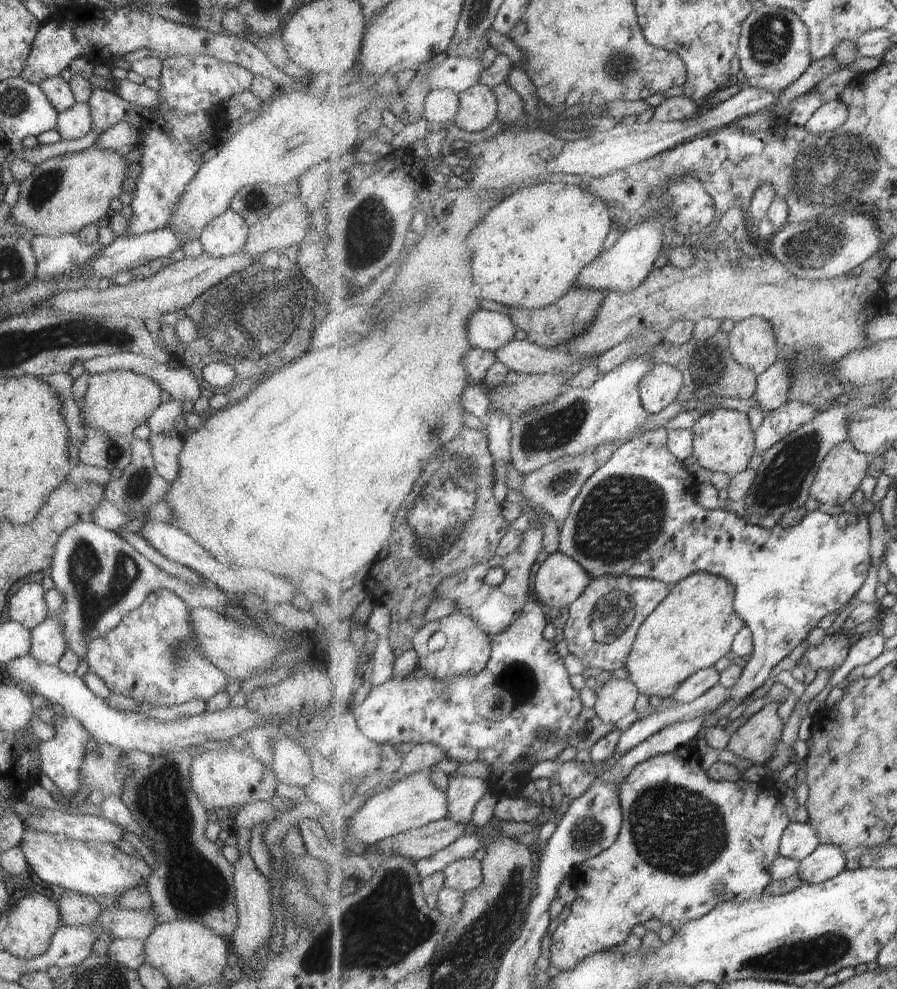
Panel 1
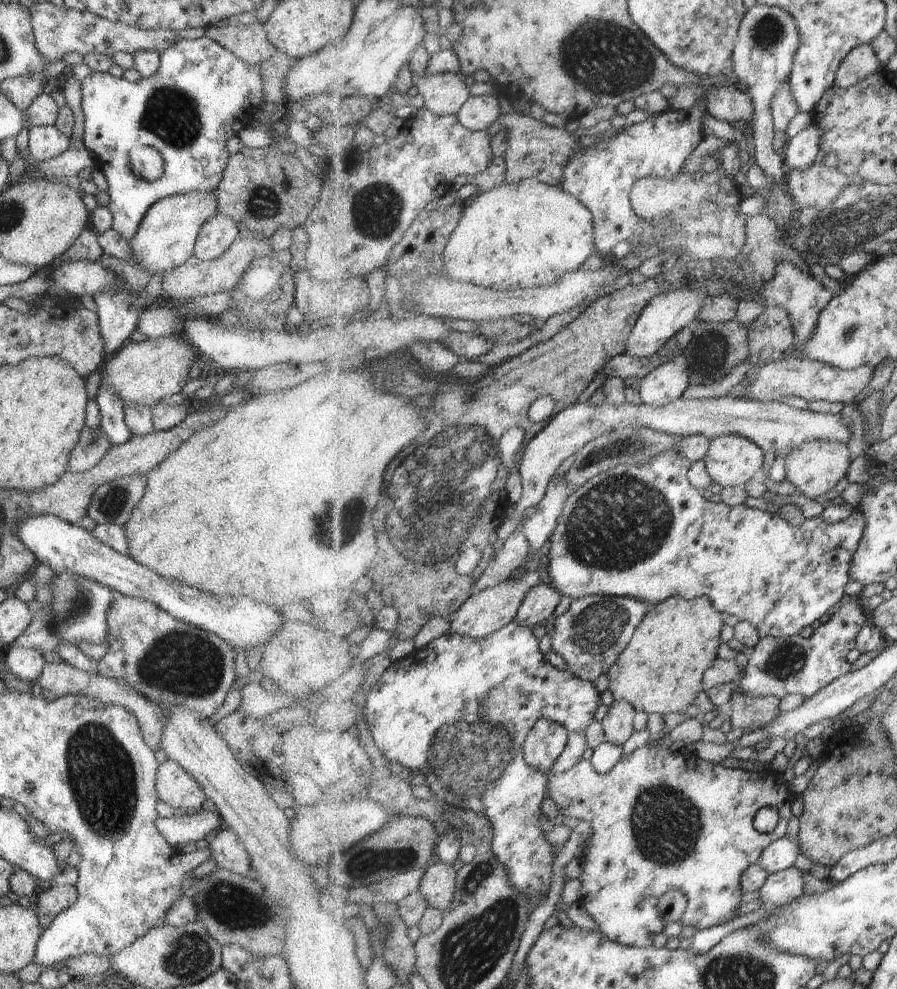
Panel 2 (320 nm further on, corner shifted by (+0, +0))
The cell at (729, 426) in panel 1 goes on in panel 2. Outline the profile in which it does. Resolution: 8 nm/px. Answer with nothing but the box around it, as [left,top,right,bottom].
[704,435,765,487]

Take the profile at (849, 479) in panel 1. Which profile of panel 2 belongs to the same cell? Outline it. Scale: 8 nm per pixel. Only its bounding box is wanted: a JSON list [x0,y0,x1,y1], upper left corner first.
[785,440,851,499]

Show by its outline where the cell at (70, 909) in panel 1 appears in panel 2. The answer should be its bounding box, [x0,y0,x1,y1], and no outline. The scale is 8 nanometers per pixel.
[33,881,77,929]

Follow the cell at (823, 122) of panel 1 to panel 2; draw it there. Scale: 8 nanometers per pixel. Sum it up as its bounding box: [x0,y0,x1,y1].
[783,123,821,172]

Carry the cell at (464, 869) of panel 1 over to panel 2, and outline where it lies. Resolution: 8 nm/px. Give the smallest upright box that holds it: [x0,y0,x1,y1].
[420,860,458,911]

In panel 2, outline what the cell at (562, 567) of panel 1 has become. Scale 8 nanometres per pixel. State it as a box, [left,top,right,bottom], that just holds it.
[514,583,562,628]

